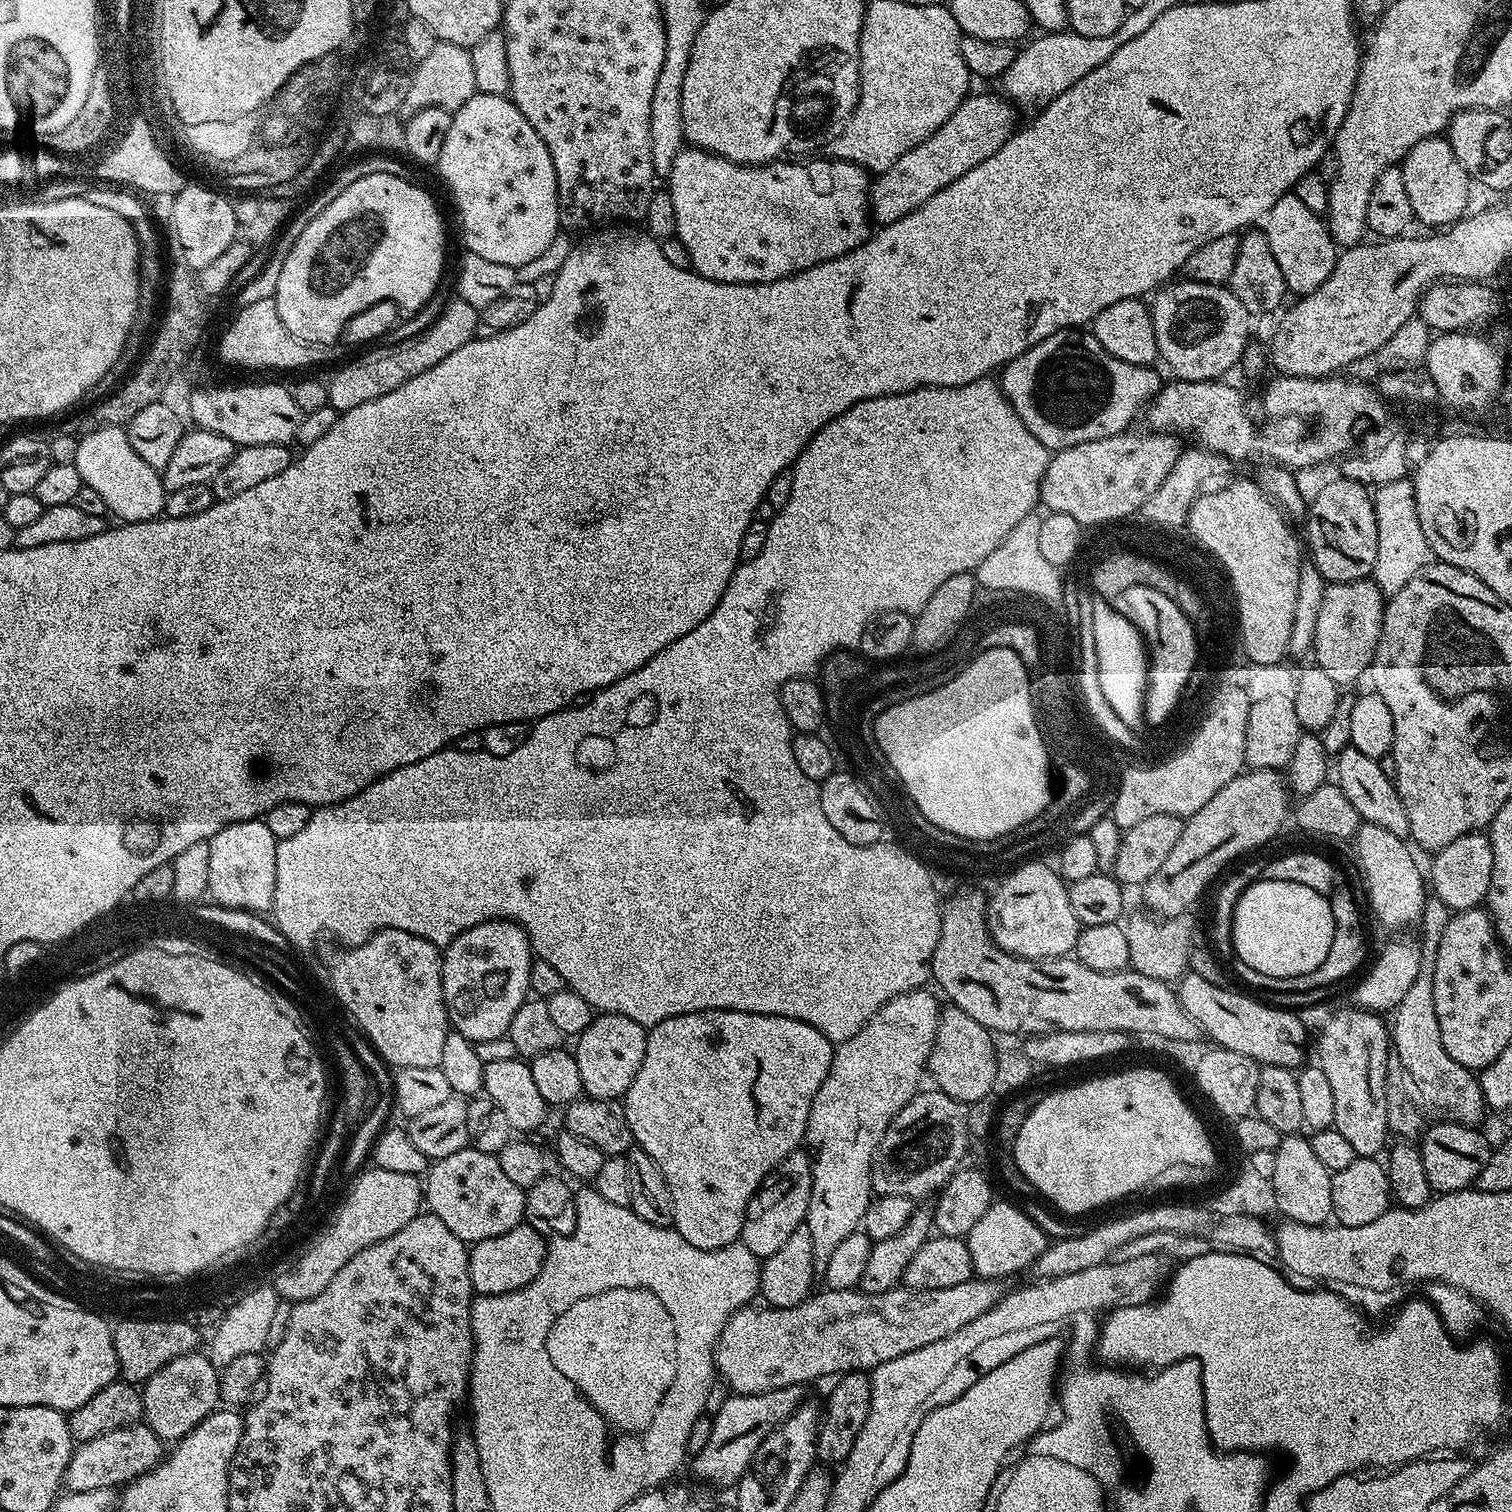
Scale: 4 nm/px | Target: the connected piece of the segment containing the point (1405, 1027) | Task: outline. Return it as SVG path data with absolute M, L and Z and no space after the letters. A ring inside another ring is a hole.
M1418 970L1418 977L1406 990L1390 1020L1390 1042L1395 1056L1404 1068L1405 1077L1414 1089L1420 1109L1433 1119L1468 1127L1479 1127L1486 1116L1487 1104L1479 1077L1469 1068L1455 1062L1442 1046L1441 1031L1434 1009L1434 972Z

